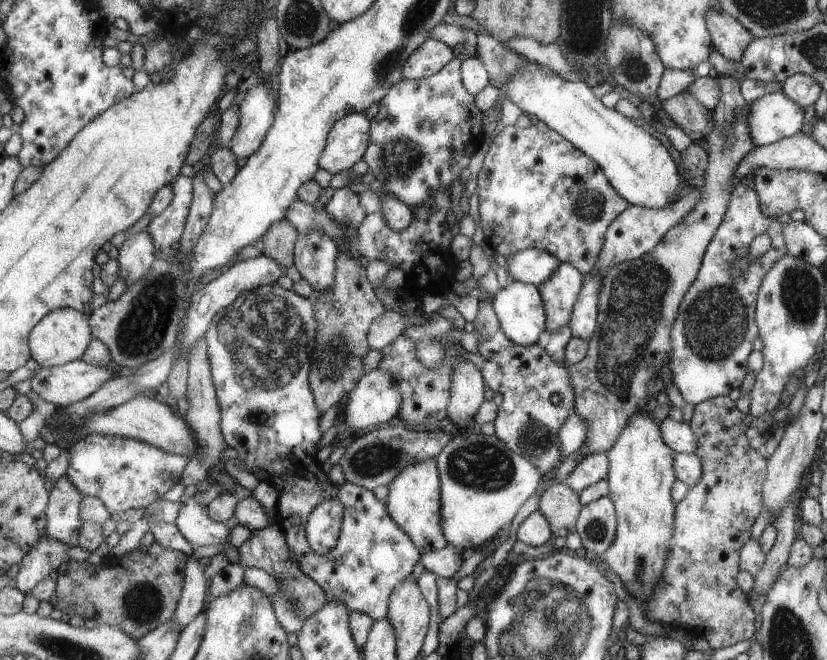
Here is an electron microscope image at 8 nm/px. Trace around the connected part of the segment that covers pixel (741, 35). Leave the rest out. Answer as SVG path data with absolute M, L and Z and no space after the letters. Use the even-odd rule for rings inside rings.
M715 10L707 11L707 30L714 42L712 46L727 60L739 61L744 48L754 36L732 16Z

